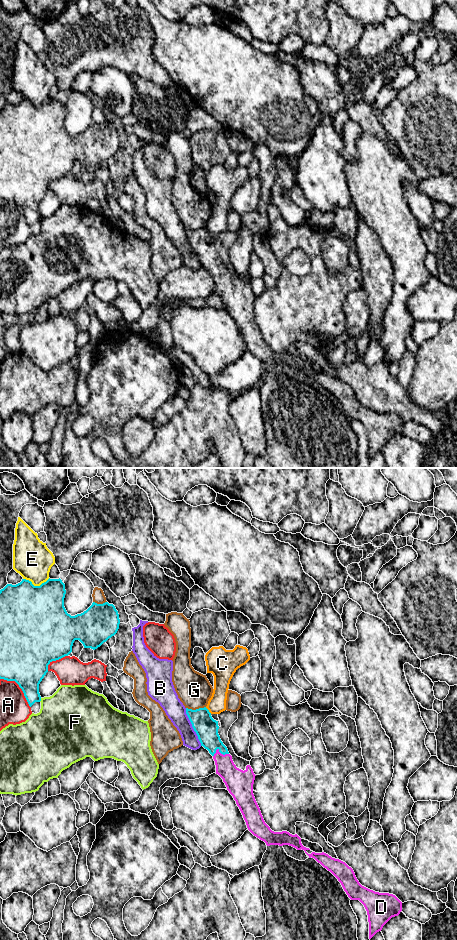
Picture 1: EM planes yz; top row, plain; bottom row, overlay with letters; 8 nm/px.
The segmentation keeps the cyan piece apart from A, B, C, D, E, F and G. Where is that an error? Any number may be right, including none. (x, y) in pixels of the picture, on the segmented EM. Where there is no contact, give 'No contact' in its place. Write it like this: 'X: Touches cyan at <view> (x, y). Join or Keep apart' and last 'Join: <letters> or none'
A: Touches cyan at yz (19, 686). Keep apart
B: Touches cyan at yz (192, 726). Keep apart
C: Touches cyan at yz (208, 710). Keep apart
D: Touches cyan at yz (219, 751). Join
E: Touches cyan at yz (36, 586). Keep apart
F: Touches cyan at yz (40, 700). Keep apart
G: Touches cyan at yz (196, 709). Keep apart
Join: D

